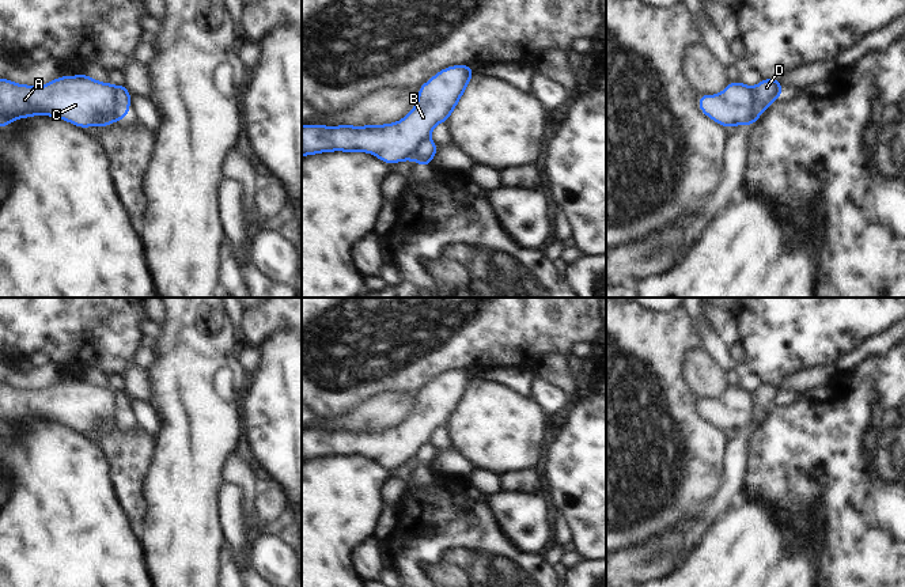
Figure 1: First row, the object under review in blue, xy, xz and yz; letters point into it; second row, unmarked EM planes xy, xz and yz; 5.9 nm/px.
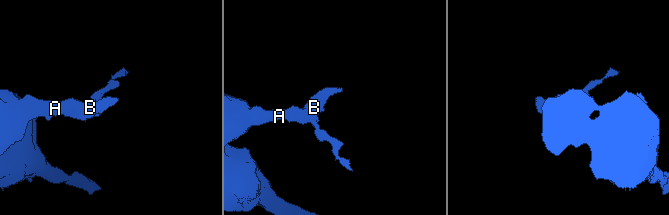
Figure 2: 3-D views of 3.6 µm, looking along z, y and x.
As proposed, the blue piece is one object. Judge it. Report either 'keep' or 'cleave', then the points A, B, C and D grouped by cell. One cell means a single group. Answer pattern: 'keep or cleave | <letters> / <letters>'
cleave | A B C / D

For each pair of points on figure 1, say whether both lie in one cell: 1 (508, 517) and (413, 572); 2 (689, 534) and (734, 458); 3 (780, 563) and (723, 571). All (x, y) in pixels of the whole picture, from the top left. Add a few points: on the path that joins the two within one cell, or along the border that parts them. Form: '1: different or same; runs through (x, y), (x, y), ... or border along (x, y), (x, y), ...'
1: different; border along (488, 496), (491, 512), (518, 548)
2: same; runs through (708, 515), (723, 499), (734, 477)
3: same; runs through (767, 563), (760, 563), (752, 571), (737, 571)

